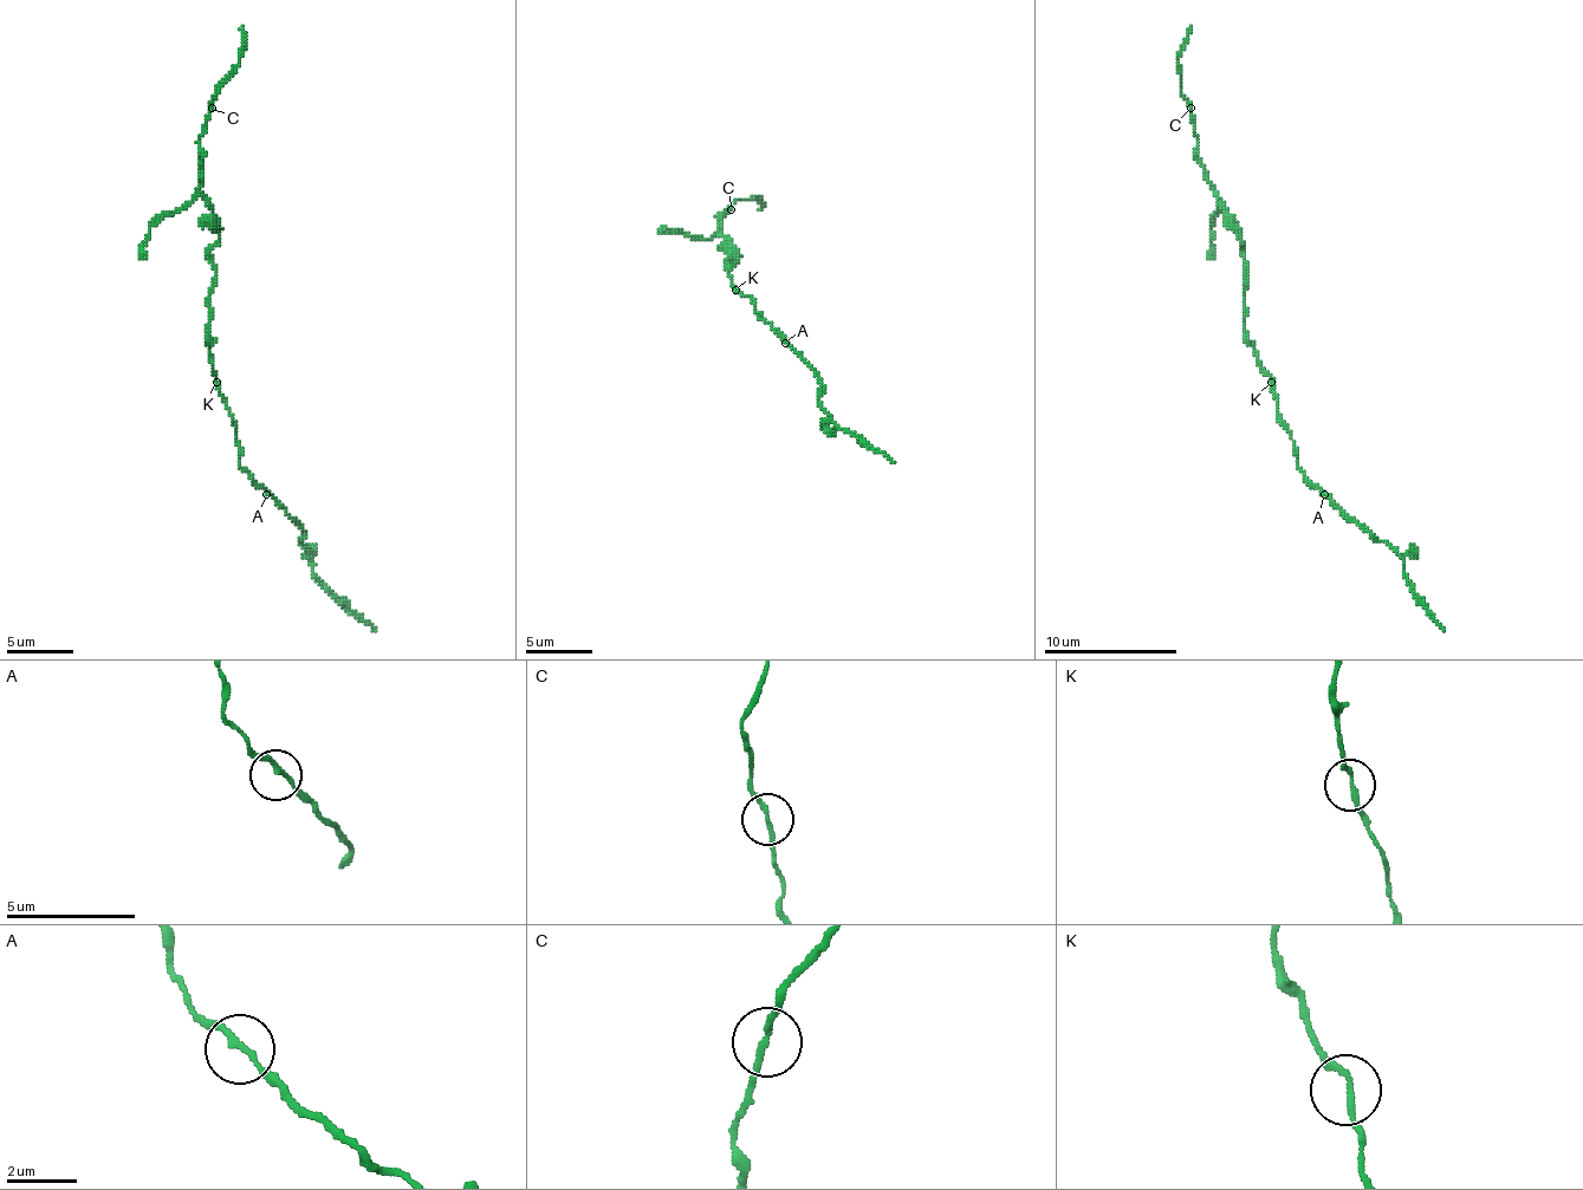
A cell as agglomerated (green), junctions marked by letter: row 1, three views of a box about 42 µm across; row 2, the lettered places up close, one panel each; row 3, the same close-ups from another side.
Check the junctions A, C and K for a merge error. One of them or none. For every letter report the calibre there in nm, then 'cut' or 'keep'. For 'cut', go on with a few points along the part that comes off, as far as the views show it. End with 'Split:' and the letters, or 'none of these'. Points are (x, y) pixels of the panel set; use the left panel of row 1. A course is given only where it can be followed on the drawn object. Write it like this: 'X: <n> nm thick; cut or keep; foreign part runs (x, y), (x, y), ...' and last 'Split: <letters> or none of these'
A: 170 nm thick; keep
C: 170 nm thick; cut; foreign part runs (213, 109), (219, 83), (239, 63), (242, 26)
K: 160 nm thick; keep
Split: C

